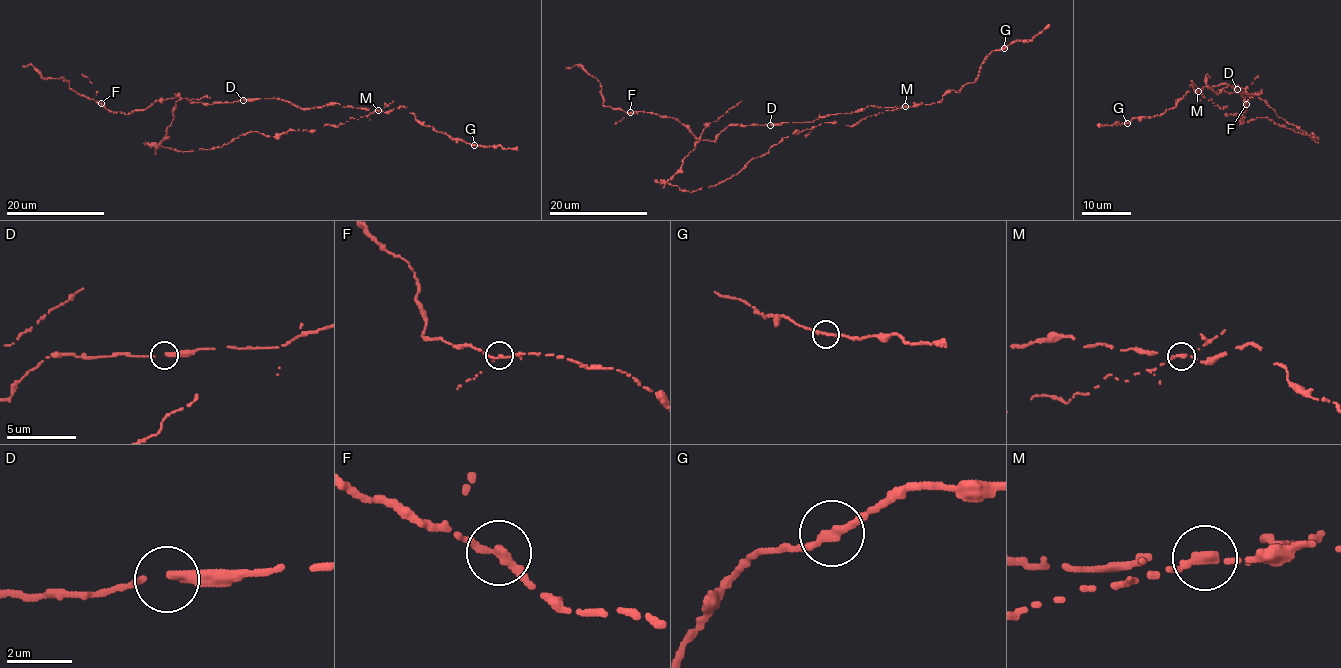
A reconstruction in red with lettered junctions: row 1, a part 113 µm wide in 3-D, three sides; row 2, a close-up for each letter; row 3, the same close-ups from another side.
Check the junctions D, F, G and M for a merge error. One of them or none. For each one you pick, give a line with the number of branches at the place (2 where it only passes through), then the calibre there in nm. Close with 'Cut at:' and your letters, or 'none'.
M: 2 branches meet; 240 nm thick
Cut at: M

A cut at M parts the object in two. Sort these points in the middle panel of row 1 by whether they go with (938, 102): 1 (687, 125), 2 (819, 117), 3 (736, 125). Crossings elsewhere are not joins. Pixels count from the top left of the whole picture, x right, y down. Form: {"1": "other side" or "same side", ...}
{"1": "same side", "2": "same side", "3": "same side"}

